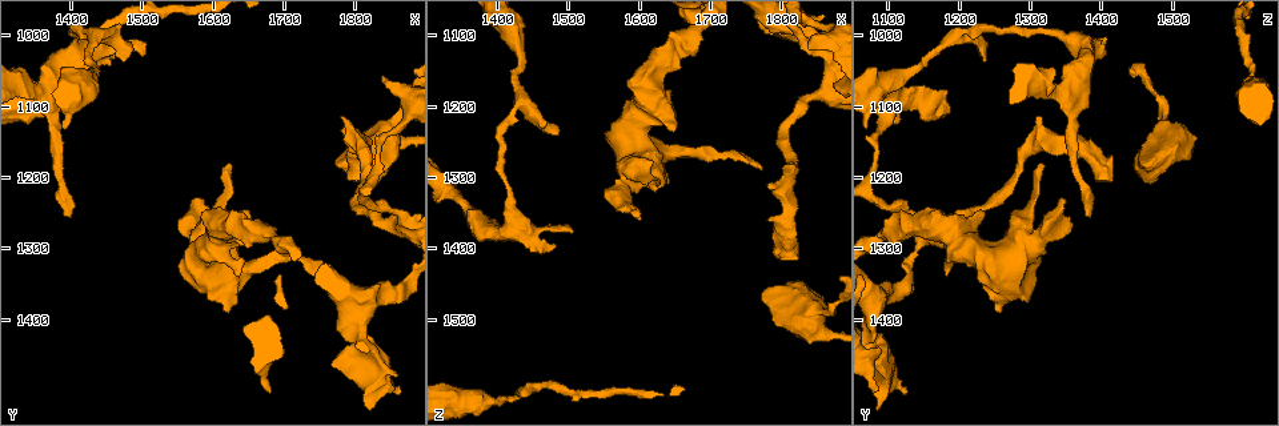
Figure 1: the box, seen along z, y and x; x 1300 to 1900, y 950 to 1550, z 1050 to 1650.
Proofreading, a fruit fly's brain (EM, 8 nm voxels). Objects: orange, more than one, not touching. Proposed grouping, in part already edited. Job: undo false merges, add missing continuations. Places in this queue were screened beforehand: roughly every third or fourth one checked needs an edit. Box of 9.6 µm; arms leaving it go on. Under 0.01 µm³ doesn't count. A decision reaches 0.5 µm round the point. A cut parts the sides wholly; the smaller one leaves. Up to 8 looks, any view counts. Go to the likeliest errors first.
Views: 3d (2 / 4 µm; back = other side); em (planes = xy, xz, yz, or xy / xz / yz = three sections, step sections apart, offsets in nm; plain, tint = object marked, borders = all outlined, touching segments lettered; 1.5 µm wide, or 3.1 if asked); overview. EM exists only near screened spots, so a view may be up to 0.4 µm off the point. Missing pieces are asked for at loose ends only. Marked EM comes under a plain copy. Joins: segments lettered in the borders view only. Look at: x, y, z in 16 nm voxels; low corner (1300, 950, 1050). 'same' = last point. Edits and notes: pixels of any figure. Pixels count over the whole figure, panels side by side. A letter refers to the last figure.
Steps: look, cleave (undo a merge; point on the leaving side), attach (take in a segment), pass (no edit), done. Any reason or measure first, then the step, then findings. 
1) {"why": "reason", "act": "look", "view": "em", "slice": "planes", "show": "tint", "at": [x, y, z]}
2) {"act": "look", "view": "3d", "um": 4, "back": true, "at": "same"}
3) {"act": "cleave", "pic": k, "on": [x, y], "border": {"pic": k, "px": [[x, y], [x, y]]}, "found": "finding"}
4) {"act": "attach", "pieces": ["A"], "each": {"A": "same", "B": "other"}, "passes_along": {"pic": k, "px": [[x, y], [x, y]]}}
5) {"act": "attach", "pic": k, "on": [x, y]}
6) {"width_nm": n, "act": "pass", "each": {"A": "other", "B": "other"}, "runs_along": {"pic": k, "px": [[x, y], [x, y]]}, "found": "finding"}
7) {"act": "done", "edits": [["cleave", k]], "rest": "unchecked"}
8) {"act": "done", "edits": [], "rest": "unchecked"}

{"act": "look", "view": "3d", "um": 4, "at": [1405, 1260, 1385]}

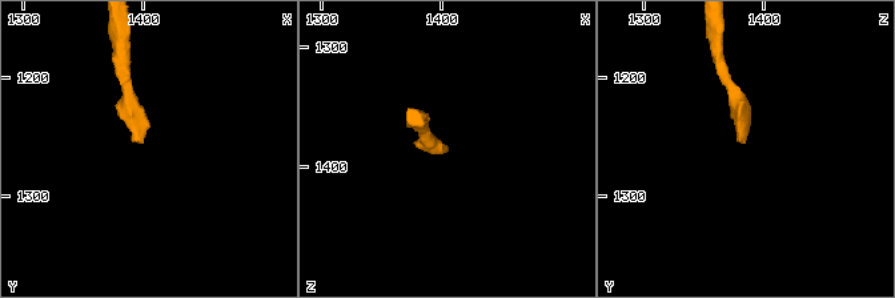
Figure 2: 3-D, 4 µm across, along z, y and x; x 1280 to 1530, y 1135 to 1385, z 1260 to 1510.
{"act": "look", "view": "em", "slice": "yz", "step": 8, "show": "borders", "at": [1402, 1252, 1384]}

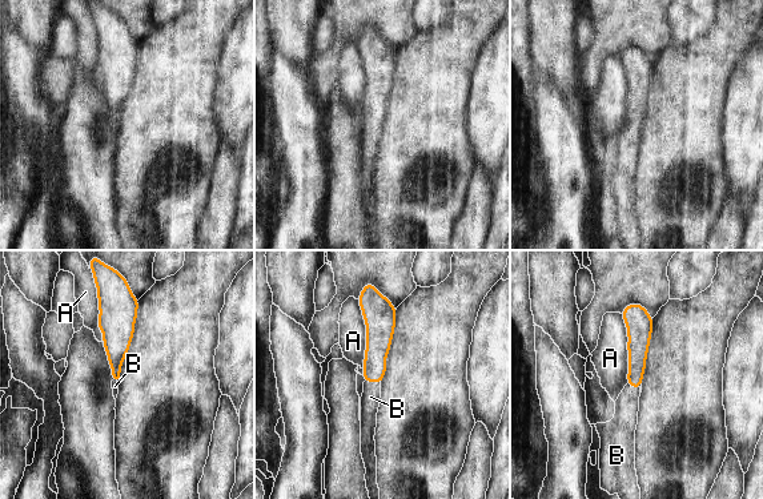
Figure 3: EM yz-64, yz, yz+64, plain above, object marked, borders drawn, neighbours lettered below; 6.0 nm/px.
{"why": "another direction", "act": "look", "view": "em", "slice": "planes", "show": "borders", "at": "same"}

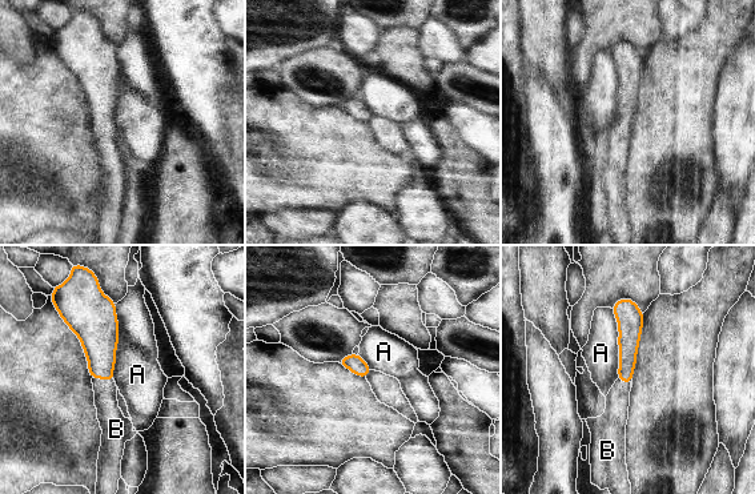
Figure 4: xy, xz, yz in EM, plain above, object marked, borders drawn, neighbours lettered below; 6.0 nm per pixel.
{"act": "attach", "pieces": ["B"], "each": {"A": "other", "B": "same"}, "passes_along": {"pic": 4, "px": [[99, 337], [103, 378], [111, 418]]}, "found": "it goes on there"}

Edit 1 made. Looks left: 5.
{"why": "calibre changes", "act": "look", "view": "em", "slice": "planes", "show": "borders", "at": [1805, 1440, 1090]}

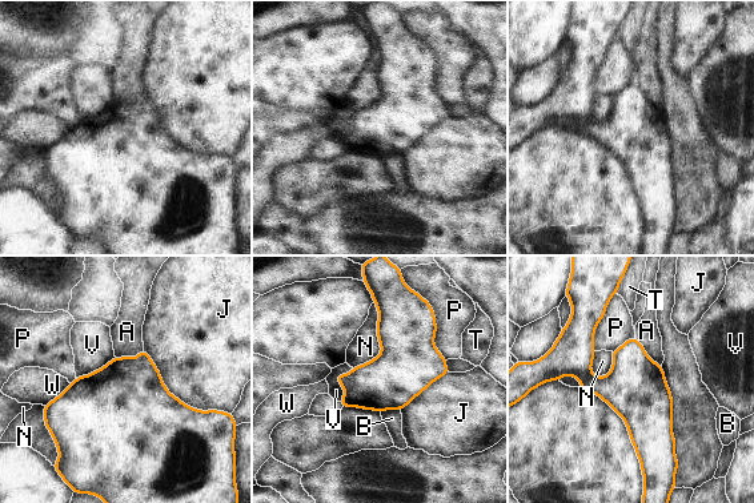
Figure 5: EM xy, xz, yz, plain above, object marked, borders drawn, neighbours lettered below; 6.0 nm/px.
{"act": "pass", "each": {"A": "other", "B": "other", "J": "other", "N": "other", "P": "other", "T": "other", "V": "other", "W": "other"}, "border": {"pic": 5, "px": [[373, 301], [380, 353], [352, 367]]}, "found": "all the same cell"}

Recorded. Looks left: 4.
{"why": "thick end", "act": "look", "view": "3d", "um": 2, "back": true, "at": [1795, 1200, 1410]}

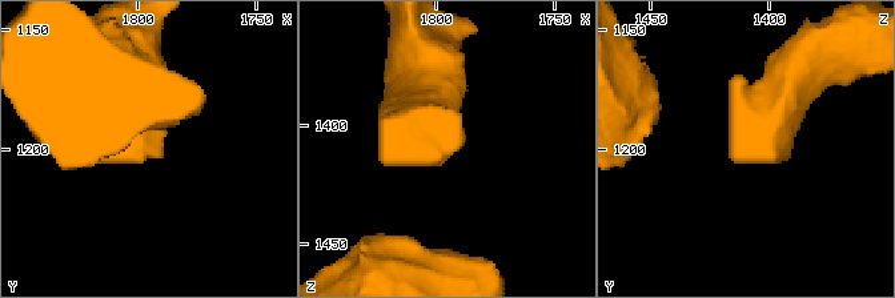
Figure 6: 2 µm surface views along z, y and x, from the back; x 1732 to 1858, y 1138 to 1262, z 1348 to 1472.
{"act": "look", "view": "em", "slice": "xz", "step": 4, "show": "borders", "at": [1791, 1203, 1409]}

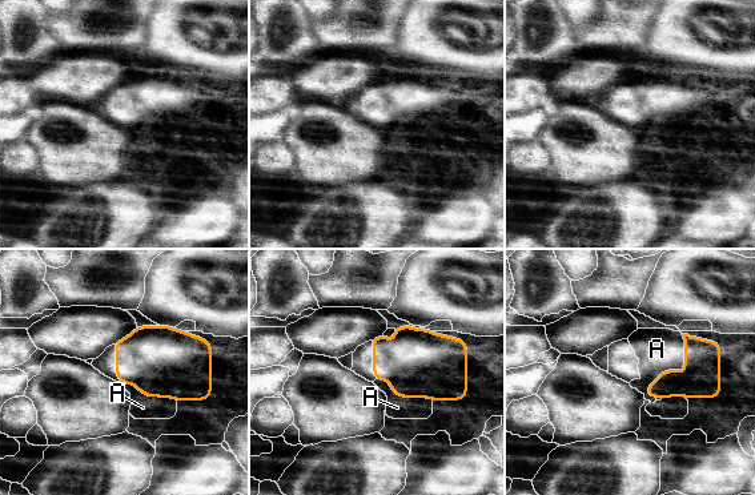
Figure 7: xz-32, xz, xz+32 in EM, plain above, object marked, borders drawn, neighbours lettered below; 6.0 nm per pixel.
{"why": "cut it another way", "act": "look", "view": "em", "slice": "planes", "show": "borders", "at": "same"}

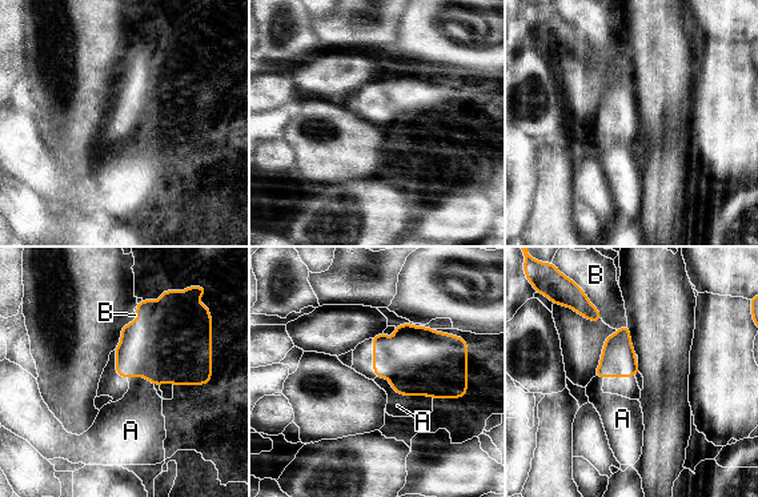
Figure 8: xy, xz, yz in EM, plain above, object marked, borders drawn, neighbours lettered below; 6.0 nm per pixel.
{"longest_contact_nm": ["A", 380], "act": "attach", "pieces": ["A"], "each": {"A": "same", "B": "other"}, "passes_along": {"pic": 8, "px": [[418, 361], [402, 395], [397, 405]]}, "found": "the cell continues"}

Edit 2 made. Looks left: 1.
{"act": "done", "edits": [["attach", 4], ["attach", 8]], "rest": "unchecked"}

